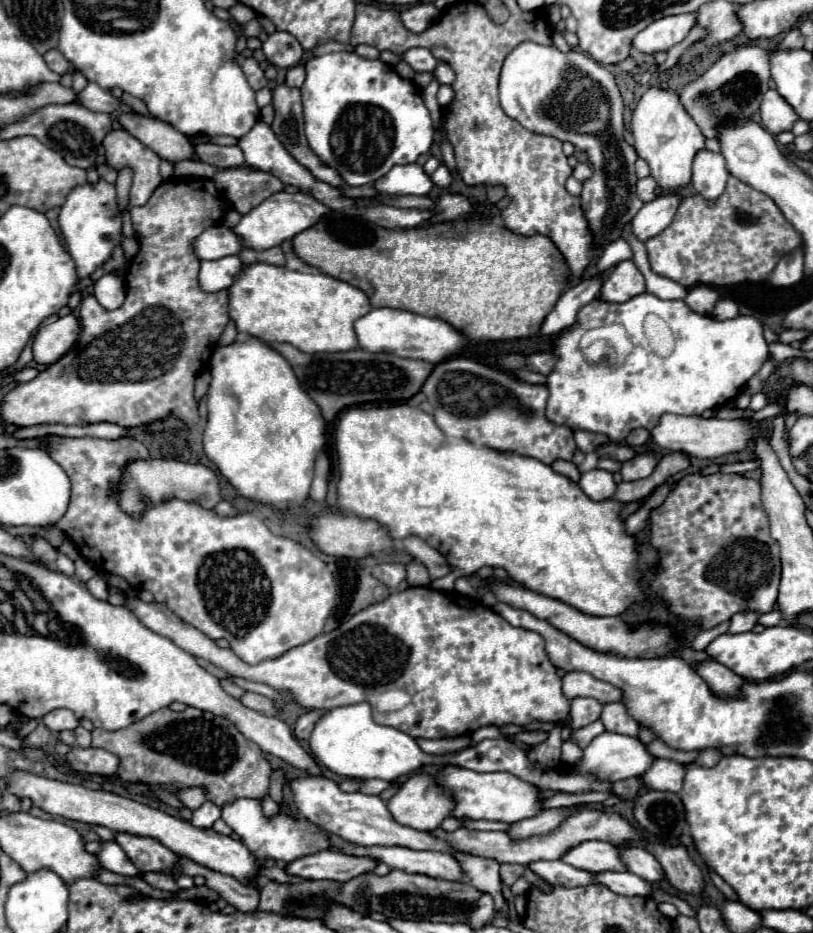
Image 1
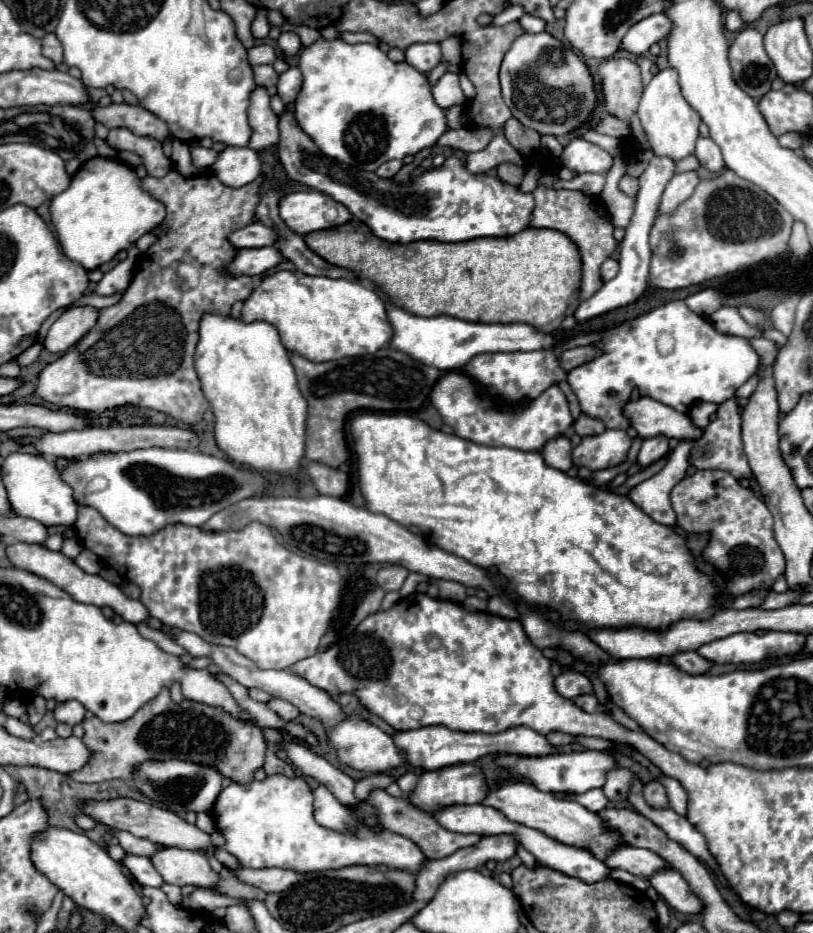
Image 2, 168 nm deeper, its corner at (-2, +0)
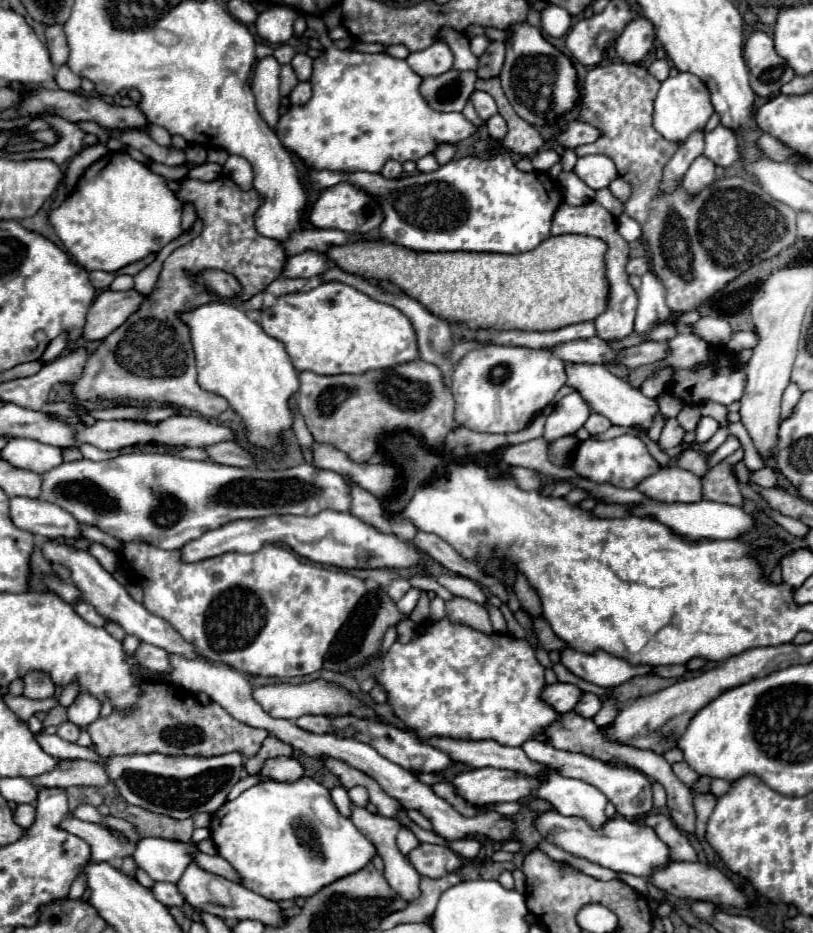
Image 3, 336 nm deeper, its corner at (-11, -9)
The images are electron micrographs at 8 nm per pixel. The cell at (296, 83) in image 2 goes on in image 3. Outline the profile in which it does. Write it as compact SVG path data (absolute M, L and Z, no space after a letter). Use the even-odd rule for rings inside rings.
M299 82L293 88L293 92L289 94L289 102L291 102L291 106L301 106L309 100L309 96L311 96L311 84L309 82Z

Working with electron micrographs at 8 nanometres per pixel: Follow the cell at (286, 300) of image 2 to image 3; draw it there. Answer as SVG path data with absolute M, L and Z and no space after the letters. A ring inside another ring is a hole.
M323 282L309 292L279 296L275 306L261 310L259 324L269 336L285 344L299 372L363 374L419 358L415 330L395 306L377 302L341 282Z

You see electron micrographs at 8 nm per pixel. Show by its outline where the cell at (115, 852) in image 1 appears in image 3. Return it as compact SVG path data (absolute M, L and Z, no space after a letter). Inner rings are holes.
M155 882L151 892L165 906L181 906L185 902L185 898L177 892L177 886L171 882Z

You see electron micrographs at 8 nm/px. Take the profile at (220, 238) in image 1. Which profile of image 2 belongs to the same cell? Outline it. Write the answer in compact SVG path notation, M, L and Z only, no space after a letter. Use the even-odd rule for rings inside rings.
M260 221L250 223L248 227L234 231L230 235L230 243L236 249L246 249L246 247L266 247L266 245L274 245L278 241L278 233L272 227L262 225Z

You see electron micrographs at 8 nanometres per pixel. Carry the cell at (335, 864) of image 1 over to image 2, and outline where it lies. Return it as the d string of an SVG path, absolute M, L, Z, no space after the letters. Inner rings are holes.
M234 867L230 869L232 875L246 885L254 885L266 893L280 893L296 885L300 879L298 873L294 871L284 871L284 869L248 869L248 867Z

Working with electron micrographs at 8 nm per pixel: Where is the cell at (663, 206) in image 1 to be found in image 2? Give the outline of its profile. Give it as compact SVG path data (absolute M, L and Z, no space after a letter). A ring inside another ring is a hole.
M696 171L676 173L664 189L664 195L662 195L662 201L660 201L660 211L662 213L672 213L684 199L688 199L692 195L698 181L700 179L698 179Z

